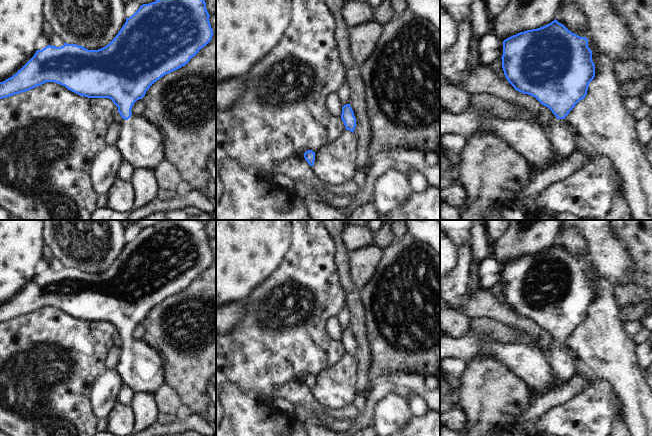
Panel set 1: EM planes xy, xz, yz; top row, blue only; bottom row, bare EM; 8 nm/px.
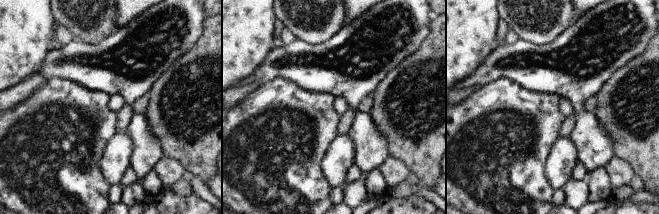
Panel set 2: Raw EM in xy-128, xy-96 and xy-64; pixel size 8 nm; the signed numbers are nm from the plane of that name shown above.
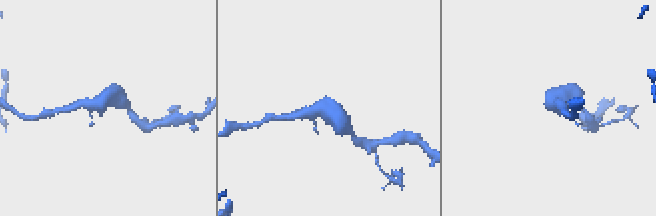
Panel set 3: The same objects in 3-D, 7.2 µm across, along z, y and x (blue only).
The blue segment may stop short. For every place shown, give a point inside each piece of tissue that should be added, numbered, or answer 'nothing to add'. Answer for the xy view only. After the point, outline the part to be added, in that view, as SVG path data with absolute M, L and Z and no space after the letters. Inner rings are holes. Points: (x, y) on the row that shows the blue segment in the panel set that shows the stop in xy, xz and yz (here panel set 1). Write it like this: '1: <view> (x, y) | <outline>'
1: xy (141, 144) | M143 116L122 119L115 147L136 170L154 170L164 160L164 140L157 126Z

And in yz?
1: yz (563, 138) | M553 114L552 121L548 125L541 125L541 128L549 139L558 160L566 160L576 153L581 135L565 119L557 119Z

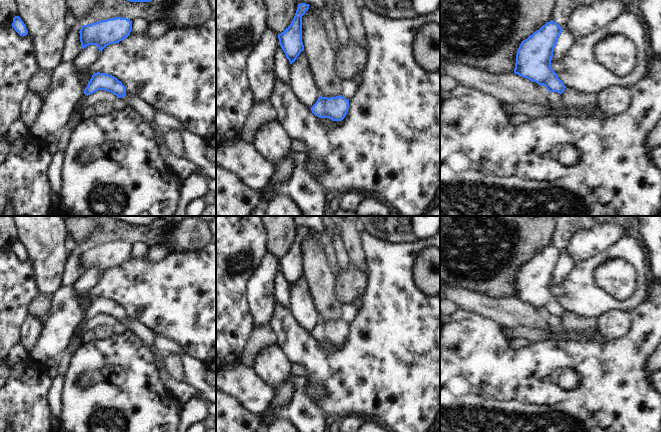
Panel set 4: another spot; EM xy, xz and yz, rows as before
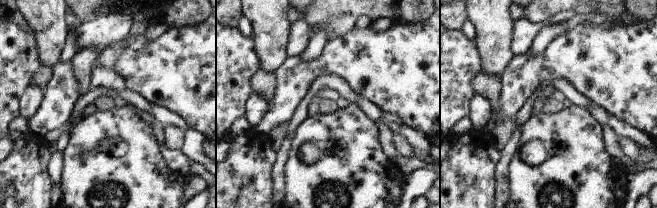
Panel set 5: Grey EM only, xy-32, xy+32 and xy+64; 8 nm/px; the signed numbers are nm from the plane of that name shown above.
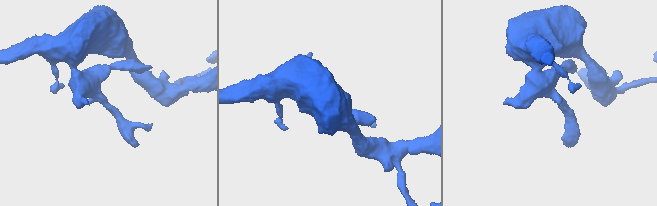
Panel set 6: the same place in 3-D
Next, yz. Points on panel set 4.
nothing to add

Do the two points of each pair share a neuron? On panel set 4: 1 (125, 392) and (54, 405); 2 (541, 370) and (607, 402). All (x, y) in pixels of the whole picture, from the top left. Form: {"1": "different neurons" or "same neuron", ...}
{"1": "different neurons", "2": "same neuron"}

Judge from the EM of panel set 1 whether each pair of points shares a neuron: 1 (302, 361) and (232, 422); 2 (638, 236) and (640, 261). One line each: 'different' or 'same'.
1: different
2: same

